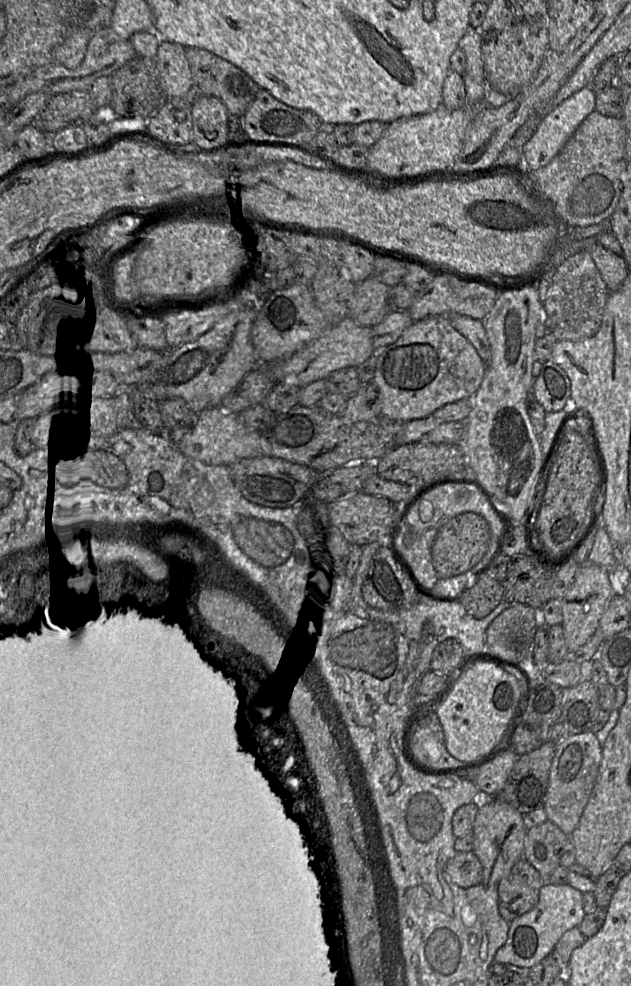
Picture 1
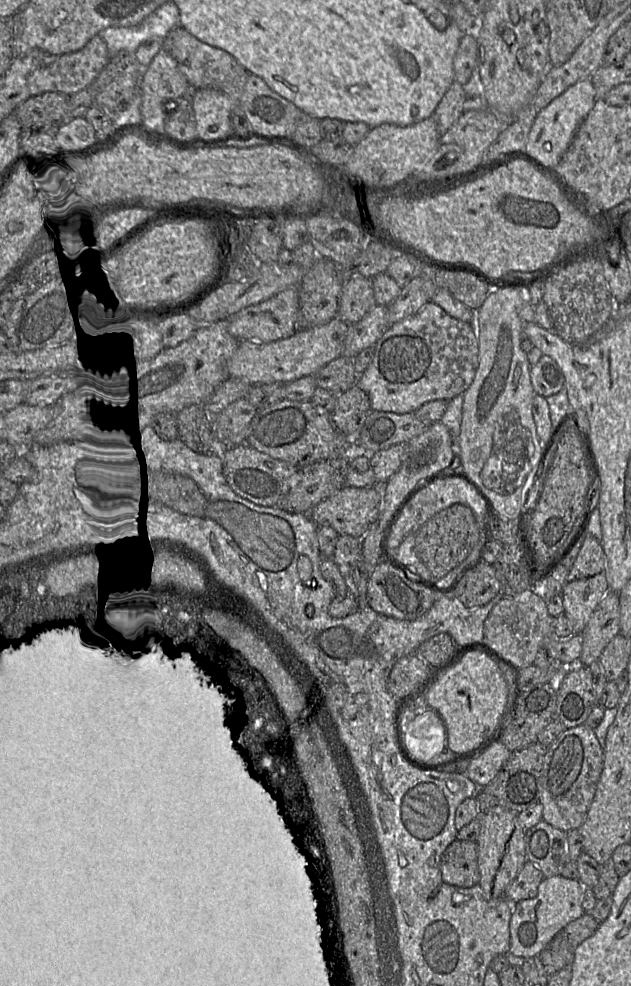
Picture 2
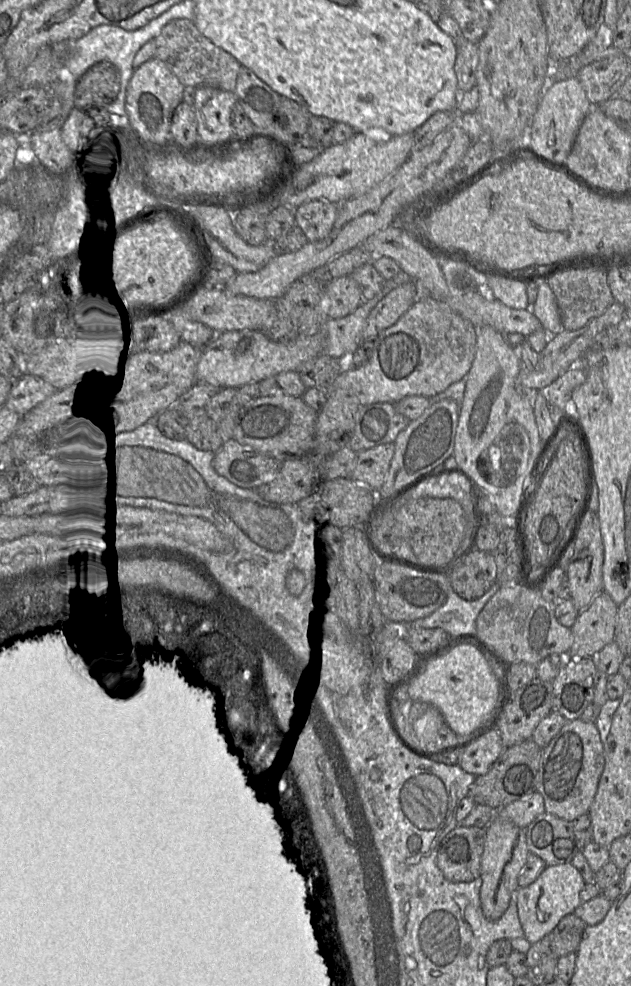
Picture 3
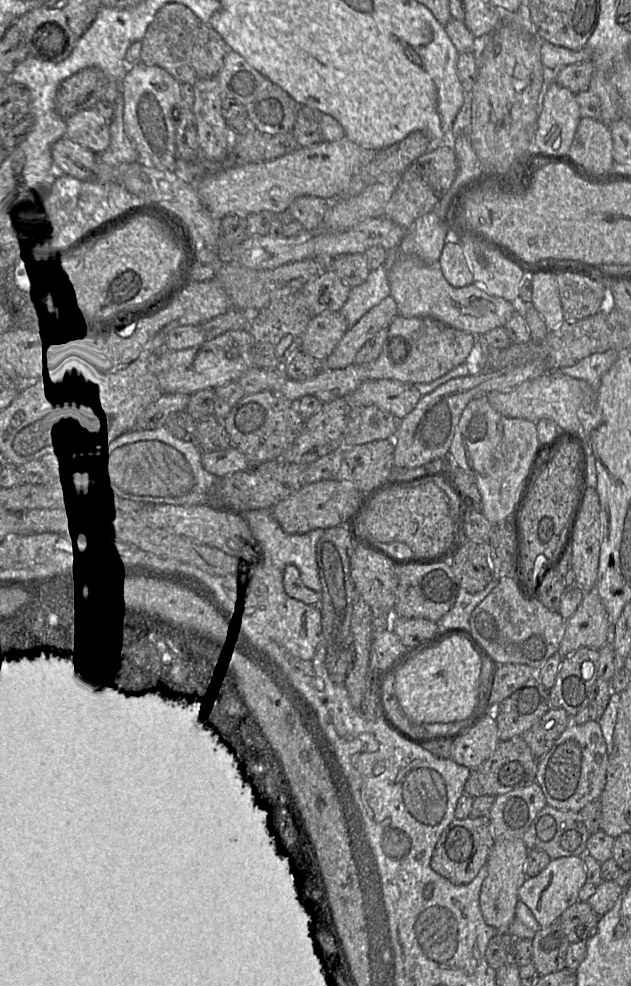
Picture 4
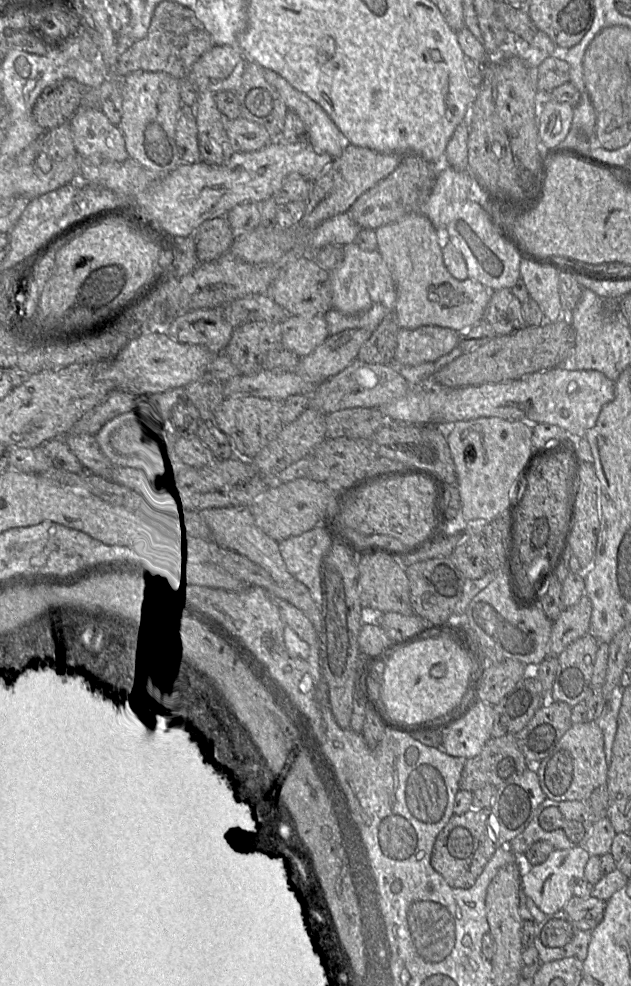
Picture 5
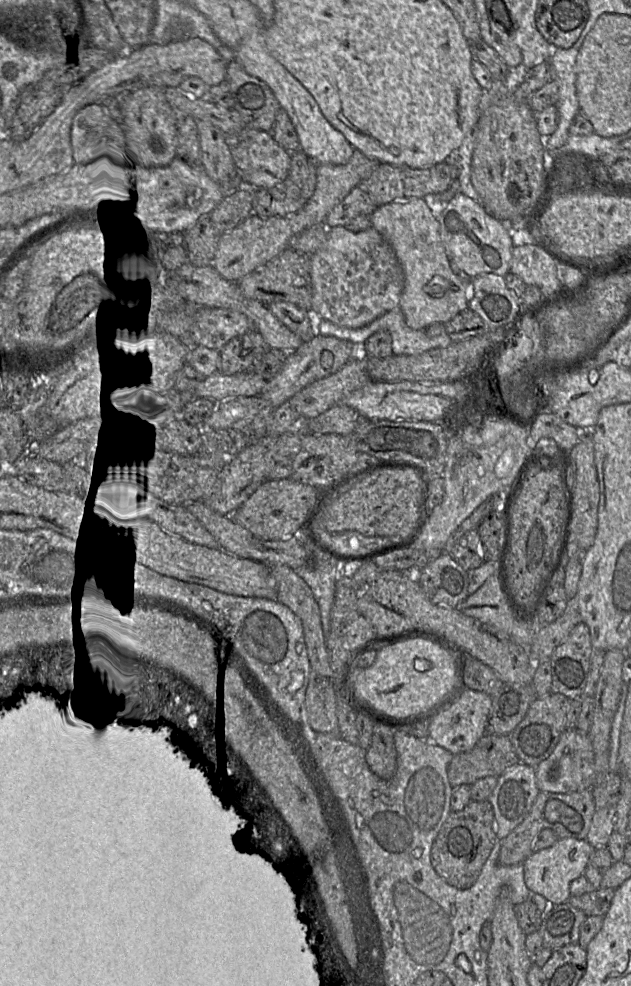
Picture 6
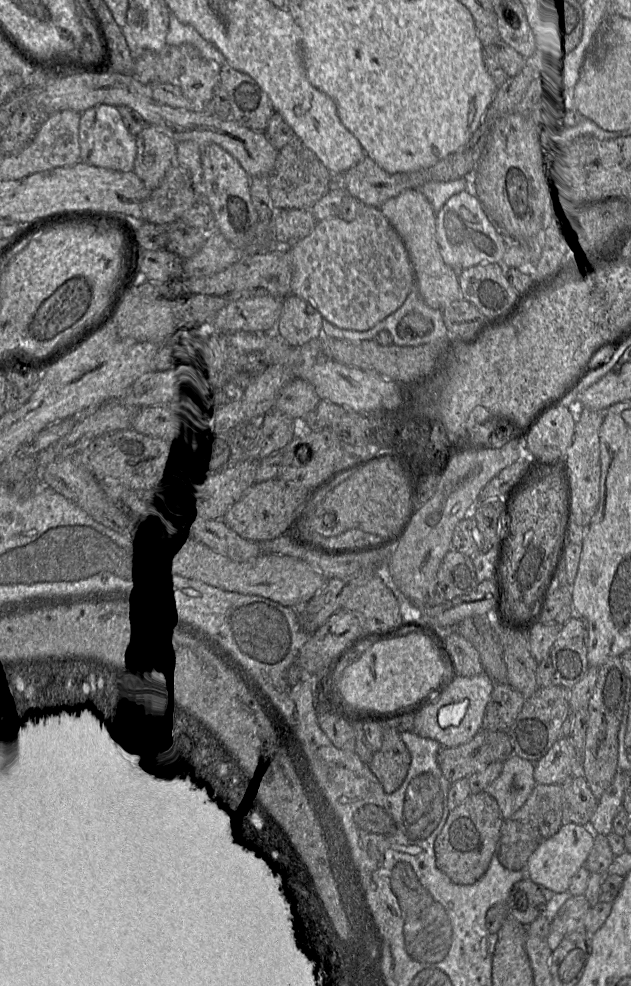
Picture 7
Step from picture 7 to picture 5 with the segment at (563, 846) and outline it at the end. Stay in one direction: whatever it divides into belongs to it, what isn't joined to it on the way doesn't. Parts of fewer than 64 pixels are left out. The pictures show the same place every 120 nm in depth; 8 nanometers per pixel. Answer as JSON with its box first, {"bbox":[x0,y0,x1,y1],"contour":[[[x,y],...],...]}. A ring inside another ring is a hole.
{"bbox":[522,847,590,915],"contour":[[[585,847],[570,849],[554,849],[548,858],[541,864],[525,866],[522,873],[522,891],[531,898],[539,909],[546,915],[562,910],[574,896],[575,885],[585,879],[585,867],[590,854]]]}

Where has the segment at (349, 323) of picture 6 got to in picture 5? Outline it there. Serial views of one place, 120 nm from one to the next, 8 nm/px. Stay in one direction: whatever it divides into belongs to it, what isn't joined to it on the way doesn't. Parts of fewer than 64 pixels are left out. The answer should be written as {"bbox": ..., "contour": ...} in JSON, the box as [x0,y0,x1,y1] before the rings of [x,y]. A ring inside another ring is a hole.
{"bbox":[330,242,397,315],"contour":[[[355,242],[343,247],[344,258],[341,265],[330,271],[333,309],[347,315],[354,315],[370,309],[374,304],[382,304],[388,311],[394,311],[397,291],[392,274],[378,250],[365,251]]]}

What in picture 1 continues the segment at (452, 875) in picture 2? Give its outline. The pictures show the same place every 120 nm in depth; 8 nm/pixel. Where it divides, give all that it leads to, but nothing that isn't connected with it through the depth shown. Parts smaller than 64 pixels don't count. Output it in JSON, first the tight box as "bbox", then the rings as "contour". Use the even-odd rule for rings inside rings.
{"bbox":[446,851,483,888],"contour":[[[473,851],[457,852],[446,865],[448,878],[461,888],[483,883],[483,867]]]}

